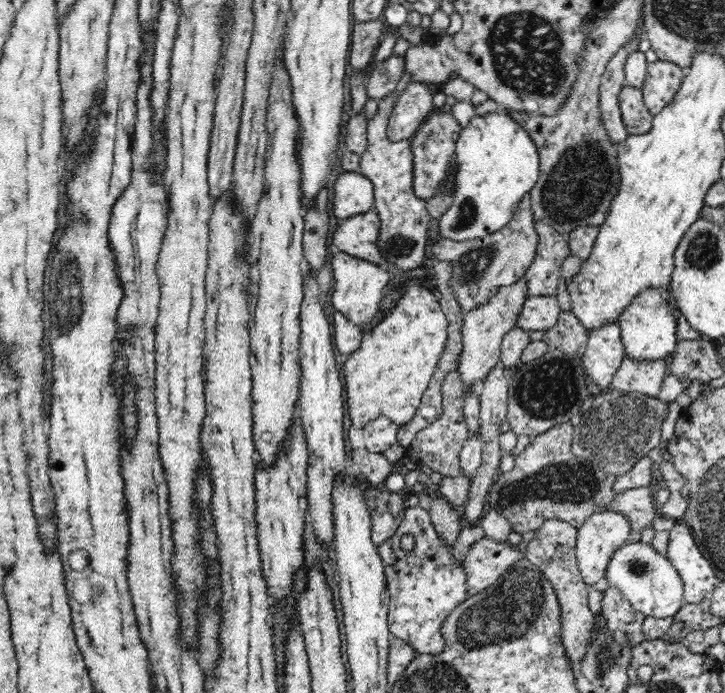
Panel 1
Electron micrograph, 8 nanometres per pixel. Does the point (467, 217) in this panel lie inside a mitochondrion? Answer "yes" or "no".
yes

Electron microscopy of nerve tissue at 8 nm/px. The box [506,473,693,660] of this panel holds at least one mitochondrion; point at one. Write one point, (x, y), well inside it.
(638, 567)

